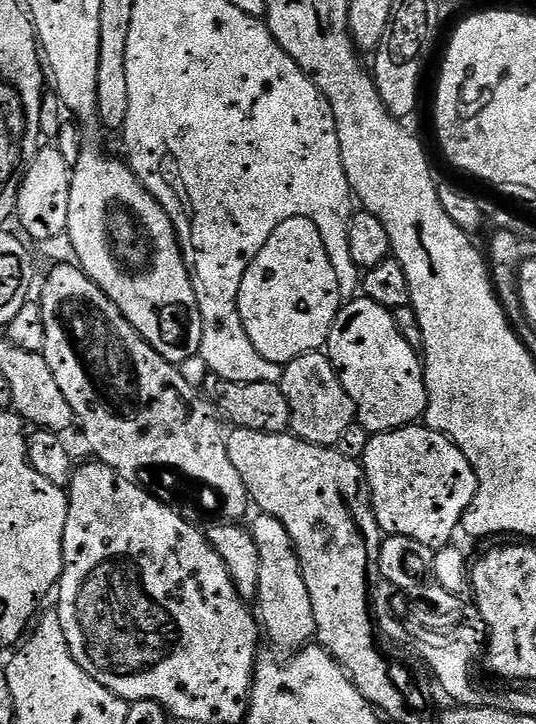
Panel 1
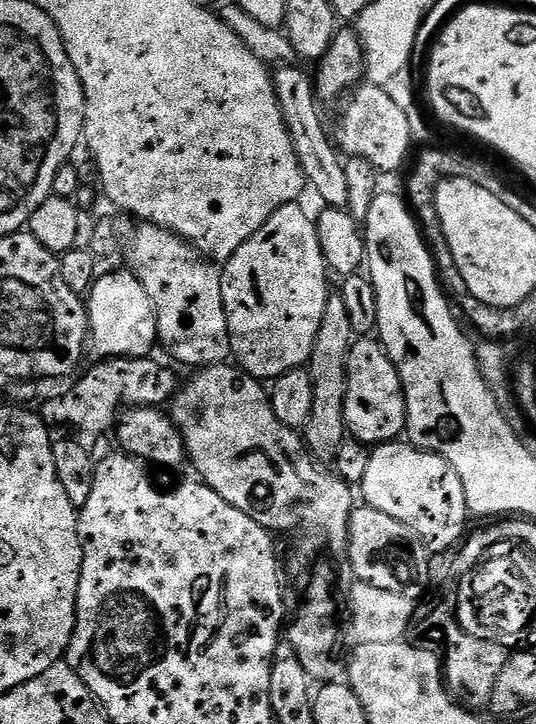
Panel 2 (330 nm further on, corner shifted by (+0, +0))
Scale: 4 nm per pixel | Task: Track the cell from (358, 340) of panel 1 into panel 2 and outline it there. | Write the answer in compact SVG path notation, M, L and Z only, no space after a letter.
M357 339L350 350L344 423L351 439L361 440L369 446L395 441L399 437L396 435L405 431L408 407L404 401L404 387L394 362L386 354L379 339Z

